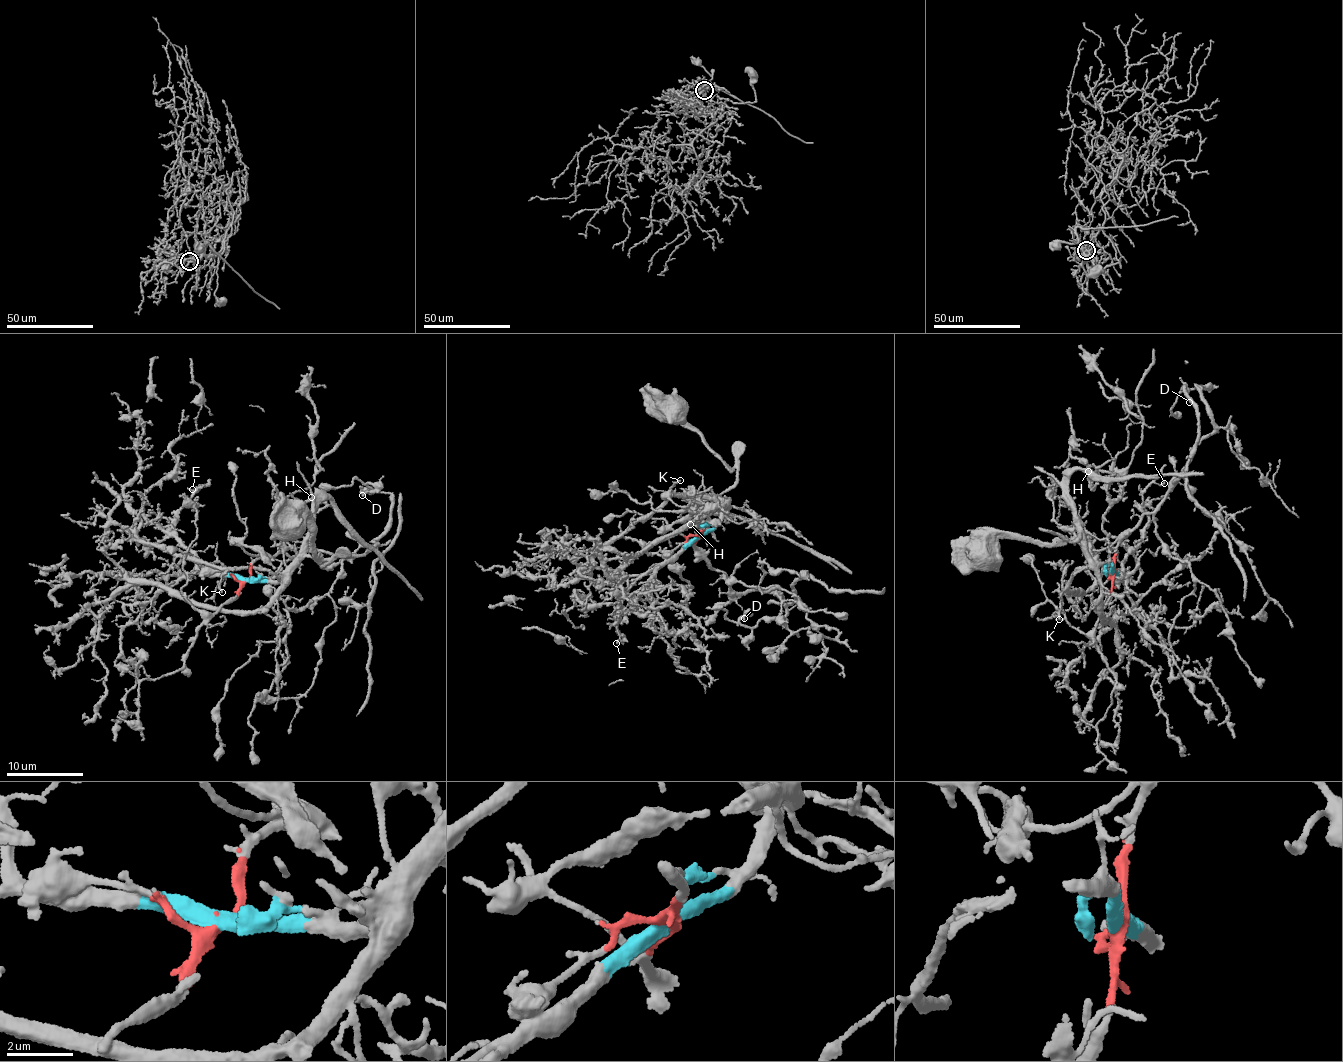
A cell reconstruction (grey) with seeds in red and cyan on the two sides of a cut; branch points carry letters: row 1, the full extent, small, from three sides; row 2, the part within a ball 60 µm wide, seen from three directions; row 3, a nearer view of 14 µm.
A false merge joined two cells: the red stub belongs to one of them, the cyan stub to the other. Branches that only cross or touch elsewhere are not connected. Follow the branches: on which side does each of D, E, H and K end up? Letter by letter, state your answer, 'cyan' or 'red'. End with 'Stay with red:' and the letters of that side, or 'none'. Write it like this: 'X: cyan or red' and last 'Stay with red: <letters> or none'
D: red
E: cyan
H: cyan
K: cyan
Stay with red: D

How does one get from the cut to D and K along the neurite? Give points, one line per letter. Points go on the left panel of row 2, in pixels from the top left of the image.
D: (246, 580), (250, 565), (281, 552), (360, 557), (375, 547), (390, 495), (368, 483), (375, 489), (362, 495)
K: (246, 580), (263, 579), (272, 583), (281, 580), (257, 567), (231, 567), (221, 576), (222, 592)

